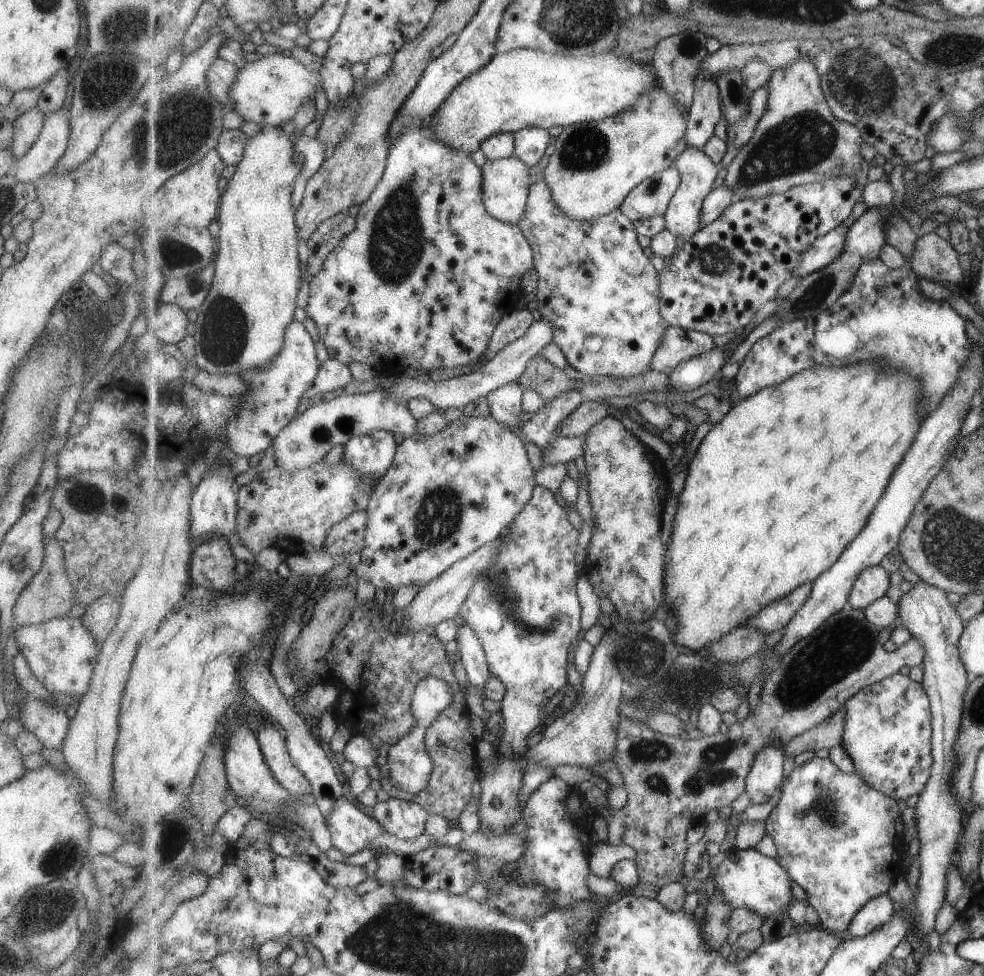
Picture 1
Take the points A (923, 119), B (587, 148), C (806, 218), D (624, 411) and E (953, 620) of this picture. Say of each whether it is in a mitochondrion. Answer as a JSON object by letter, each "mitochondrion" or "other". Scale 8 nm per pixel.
{"A":"other","B":"mitochondrion","C":"other","D":"other","E":"other"}

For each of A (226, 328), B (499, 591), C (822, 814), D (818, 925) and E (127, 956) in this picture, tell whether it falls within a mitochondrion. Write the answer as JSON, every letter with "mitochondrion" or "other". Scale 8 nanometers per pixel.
{"A":"mitochondrion","B":"mitochondrion","C":"mitochondrion","D":"other","E":"other"}

